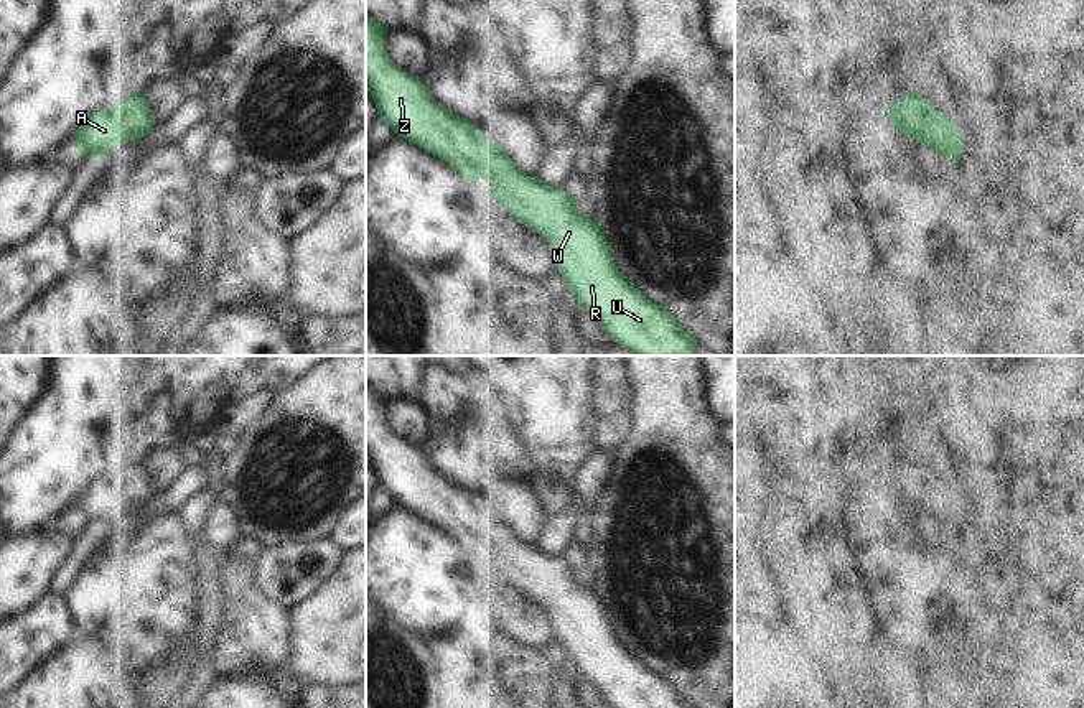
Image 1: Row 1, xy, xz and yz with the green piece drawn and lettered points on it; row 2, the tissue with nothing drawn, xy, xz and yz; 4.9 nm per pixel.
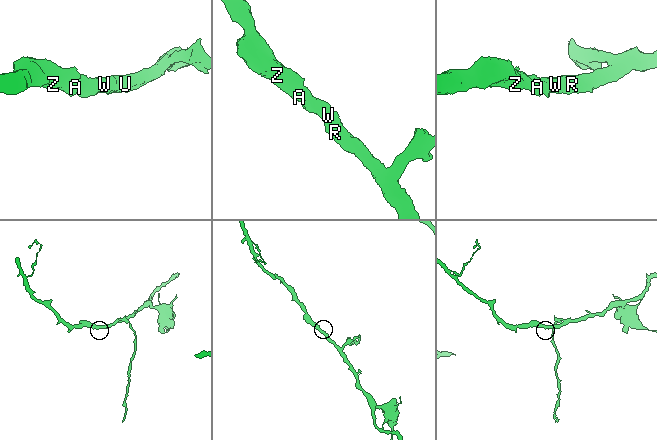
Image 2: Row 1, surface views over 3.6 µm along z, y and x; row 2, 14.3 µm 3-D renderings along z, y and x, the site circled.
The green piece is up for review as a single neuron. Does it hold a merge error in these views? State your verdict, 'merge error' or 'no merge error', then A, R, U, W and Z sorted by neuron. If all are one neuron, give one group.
no merge error | A R U W Z

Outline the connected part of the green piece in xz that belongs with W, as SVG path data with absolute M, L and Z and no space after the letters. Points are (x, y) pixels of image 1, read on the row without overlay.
M366 382L366 458L376 473L377 484L395 504L422 515L468 548L488 548L496 573L511 581L512 591L521 591L547 608L568 662L613 708L695 708L679 693L674 682L647 668L619 639L605 601L596 589L578 581L577 566L562 555L521 540L499 510L486 510L474 491L450 481L432 466L418 445L395 435L387 422L387 402Z

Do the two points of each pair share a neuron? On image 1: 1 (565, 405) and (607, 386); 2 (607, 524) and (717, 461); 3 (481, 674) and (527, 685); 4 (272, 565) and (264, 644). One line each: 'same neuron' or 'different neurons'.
1: different neurons
2: same neuron
3: same neuron
4: different neurons

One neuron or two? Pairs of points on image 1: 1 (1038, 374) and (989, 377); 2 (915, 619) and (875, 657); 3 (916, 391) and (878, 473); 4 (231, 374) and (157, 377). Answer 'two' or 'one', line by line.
1: one
2: two
3: two
4: one

